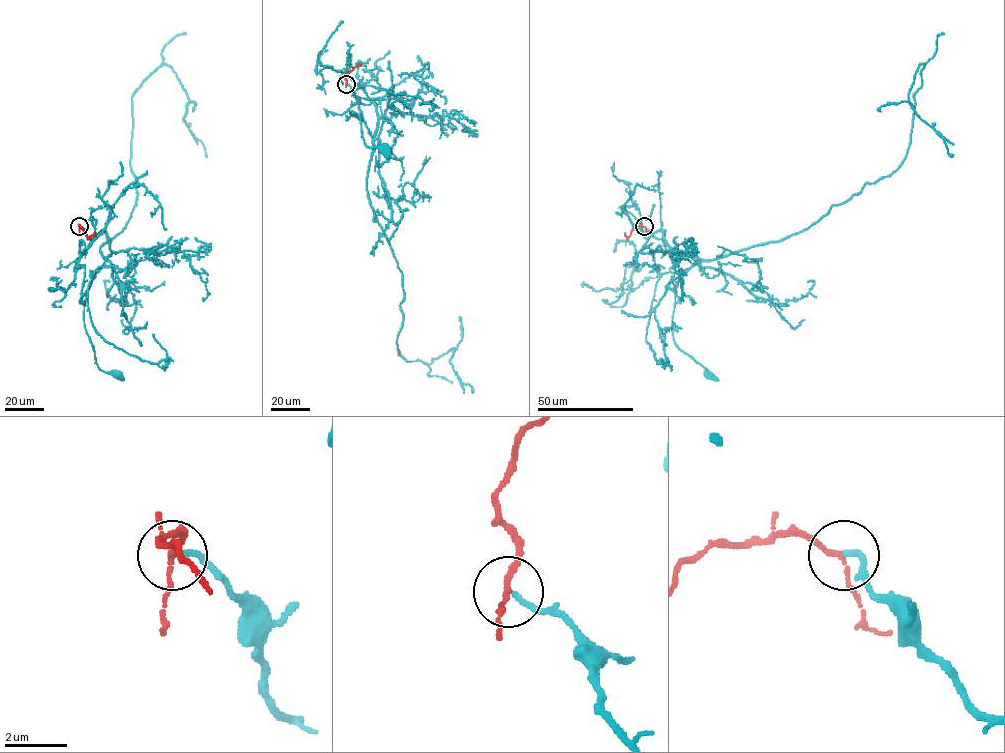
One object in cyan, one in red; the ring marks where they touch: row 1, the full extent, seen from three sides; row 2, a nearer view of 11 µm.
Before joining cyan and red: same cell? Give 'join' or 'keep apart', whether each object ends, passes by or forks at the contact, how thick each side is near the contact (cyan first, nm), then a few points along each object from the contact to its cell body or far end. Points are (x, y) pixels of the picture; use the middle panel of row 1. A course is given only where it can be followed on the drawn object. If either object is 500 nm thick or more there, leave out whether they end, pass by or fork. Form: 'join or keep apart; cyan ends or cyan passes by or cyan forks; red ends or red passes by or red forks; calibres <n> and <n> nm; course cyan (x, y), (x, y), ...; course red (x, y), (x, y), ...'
join; cyan ends; red passes by; calibres 160 and 140 nm; course cyan (346, 84), (356, 101), (375, 104), (372, 137), (350, 113), (359, 116), (364, 143), (383, 148); course red (346, 84), (346, 75), (360, 64)

